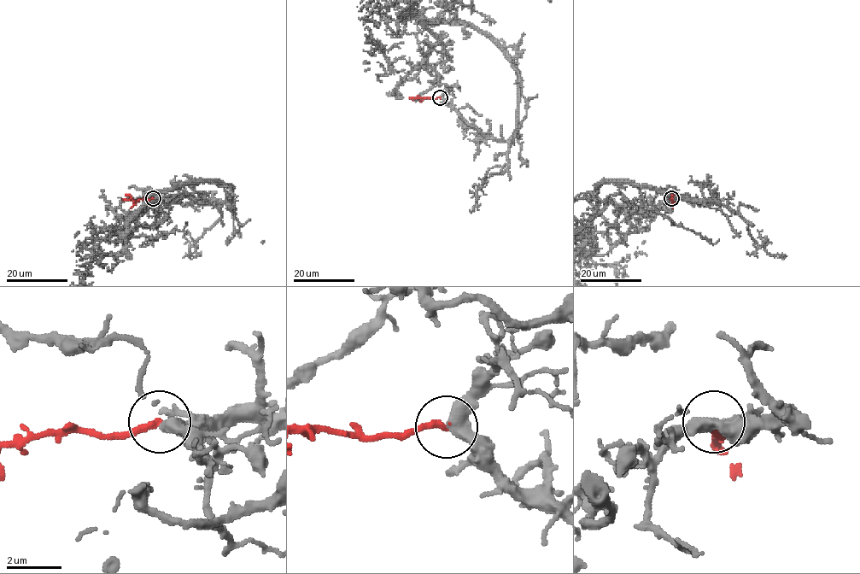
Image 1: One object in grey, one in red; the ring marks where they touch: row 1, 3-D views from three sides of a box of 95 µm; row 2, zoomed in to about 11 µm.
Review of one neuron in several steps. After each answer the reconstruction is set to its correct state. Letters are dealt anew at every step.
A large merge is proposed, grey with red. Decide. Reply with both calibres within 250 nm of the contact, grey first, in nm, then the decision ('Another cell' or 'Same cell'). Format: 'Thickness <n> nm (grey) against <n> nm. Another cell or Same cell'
Thickness 440 nm (grey) against 240 nm. Same cell

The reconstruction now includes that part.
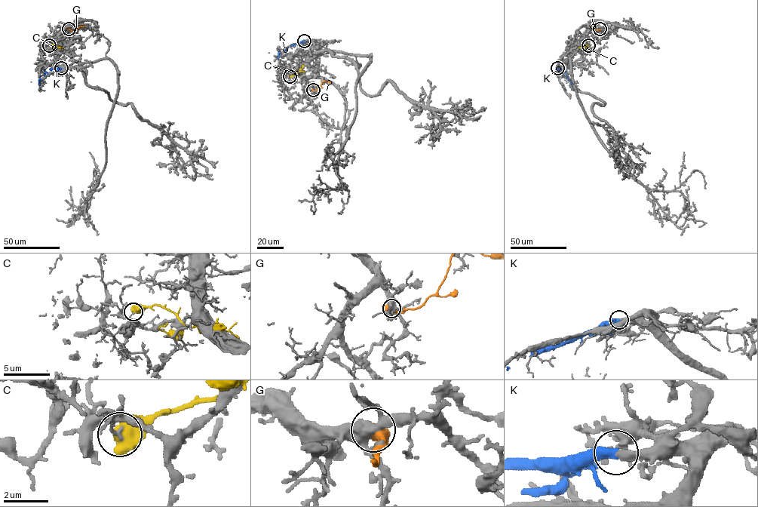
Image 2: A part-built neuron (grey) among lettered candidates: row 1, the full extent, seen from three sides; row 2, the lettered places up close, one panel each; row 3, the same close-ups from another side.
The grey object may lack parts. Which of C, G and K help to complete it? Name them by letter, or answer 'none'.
K

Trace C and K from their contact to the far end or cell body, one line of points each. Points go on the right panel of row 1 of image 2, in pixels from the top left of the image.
C: (588, 45), (578, 47)
K: (557, 68), (565, 72), (572, 84)

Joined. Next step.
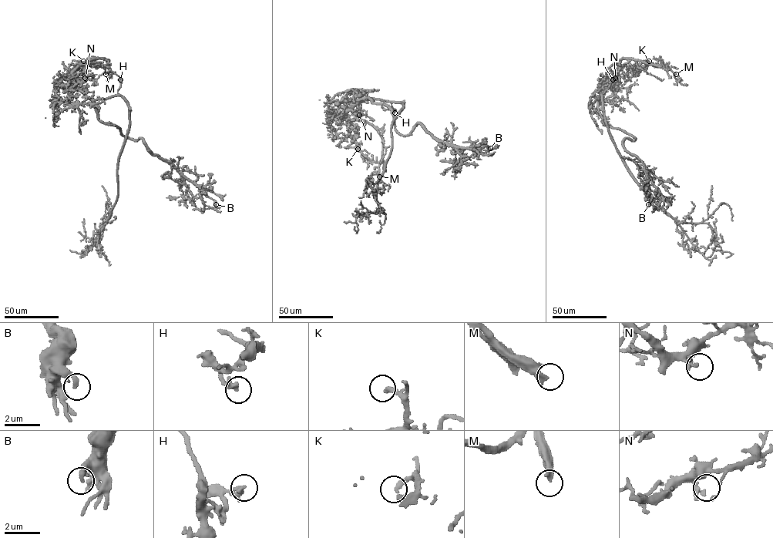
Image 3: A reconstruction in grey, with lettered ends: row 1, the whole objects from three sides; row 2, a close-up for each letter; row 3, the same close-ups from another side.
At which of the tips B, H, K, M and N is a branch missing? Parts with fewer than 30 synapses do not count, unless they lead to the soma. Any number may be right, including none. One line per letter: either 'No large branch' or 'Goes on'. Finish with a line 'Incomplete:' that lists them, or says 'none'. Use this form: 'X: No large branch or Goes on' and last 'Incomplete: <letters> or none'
B: No large branch
H: No large branch
K: Goes on
M: Goes on
N: No large branch
Incomplete: K, M

